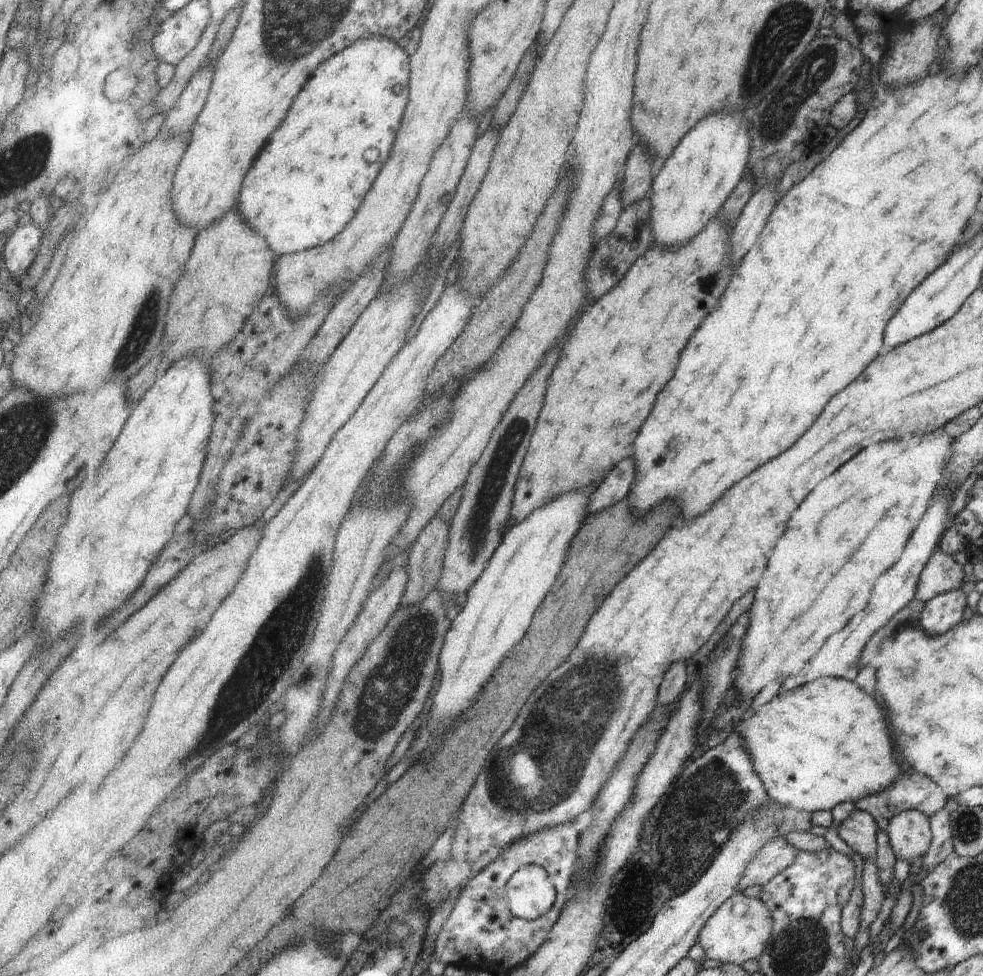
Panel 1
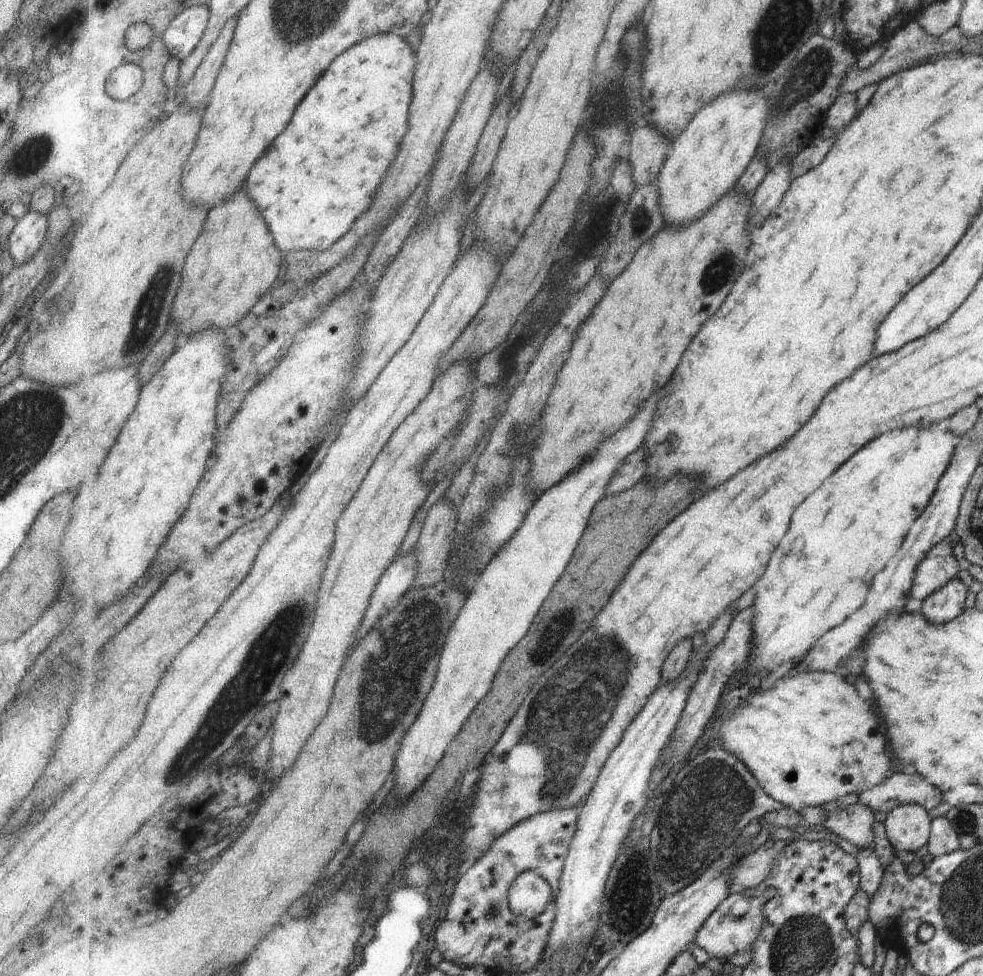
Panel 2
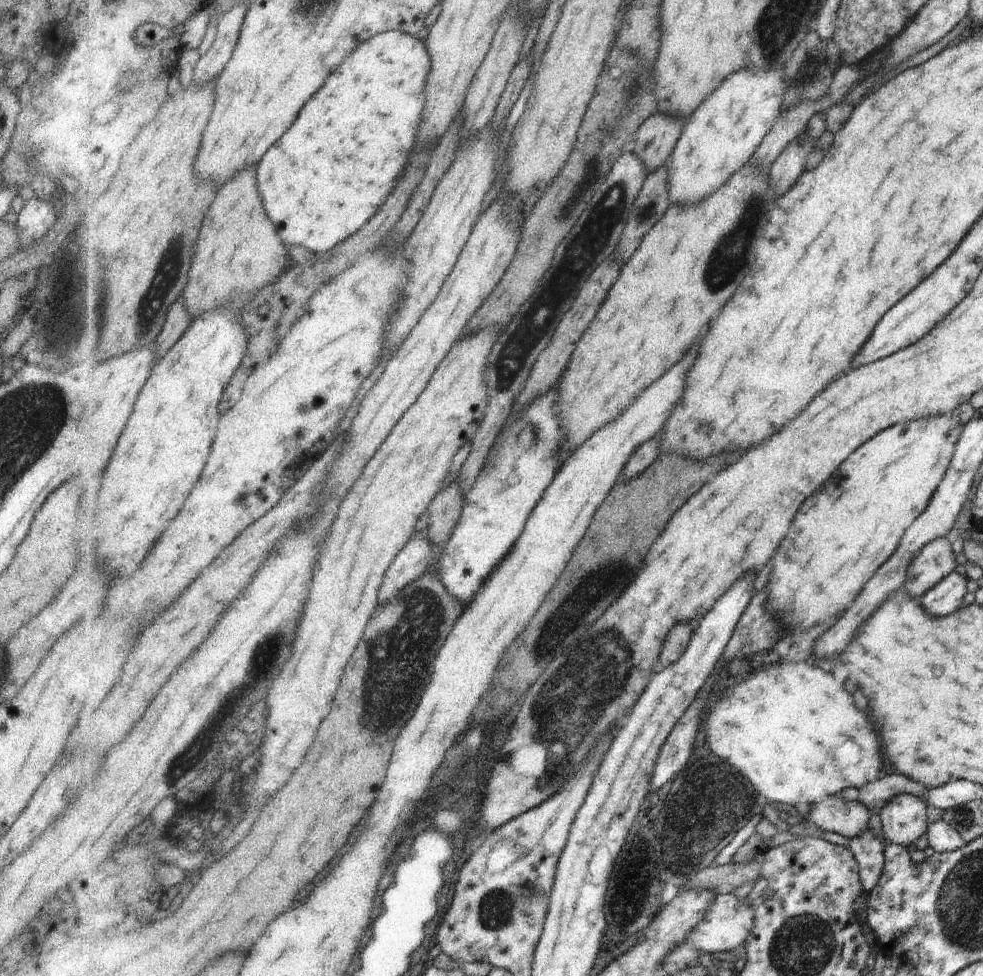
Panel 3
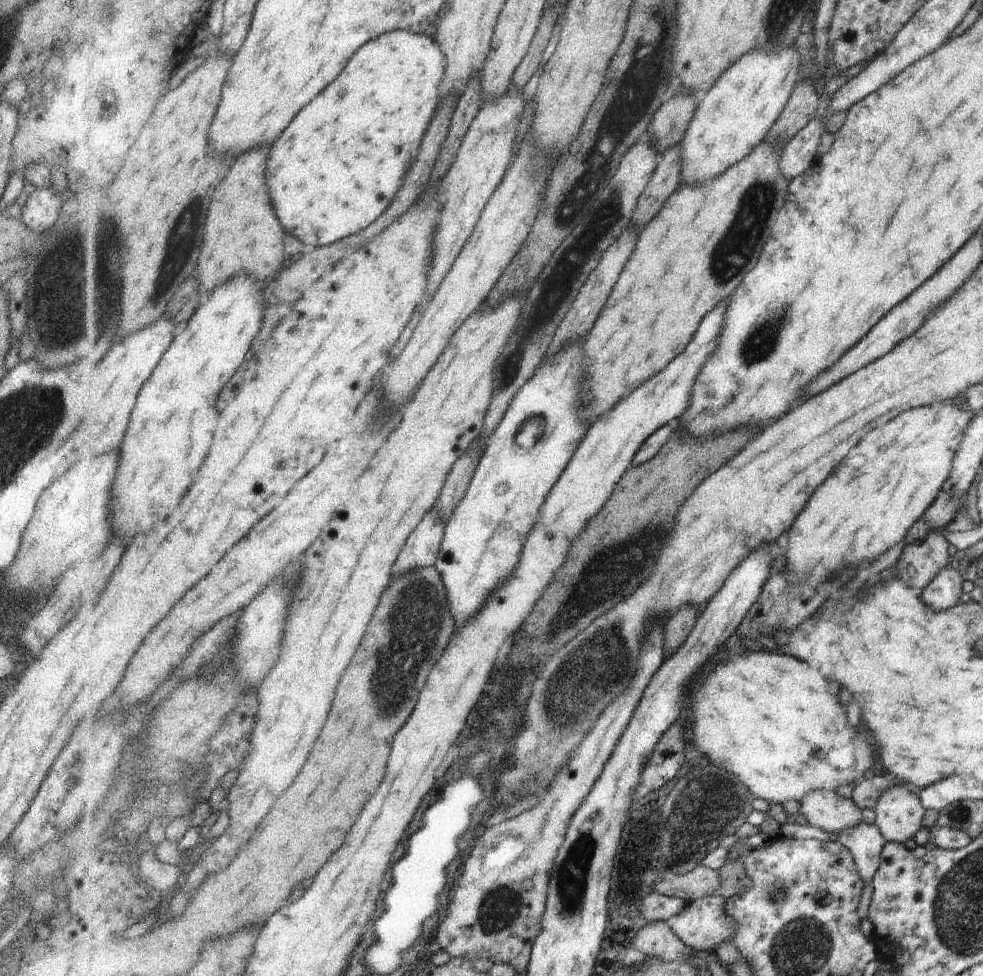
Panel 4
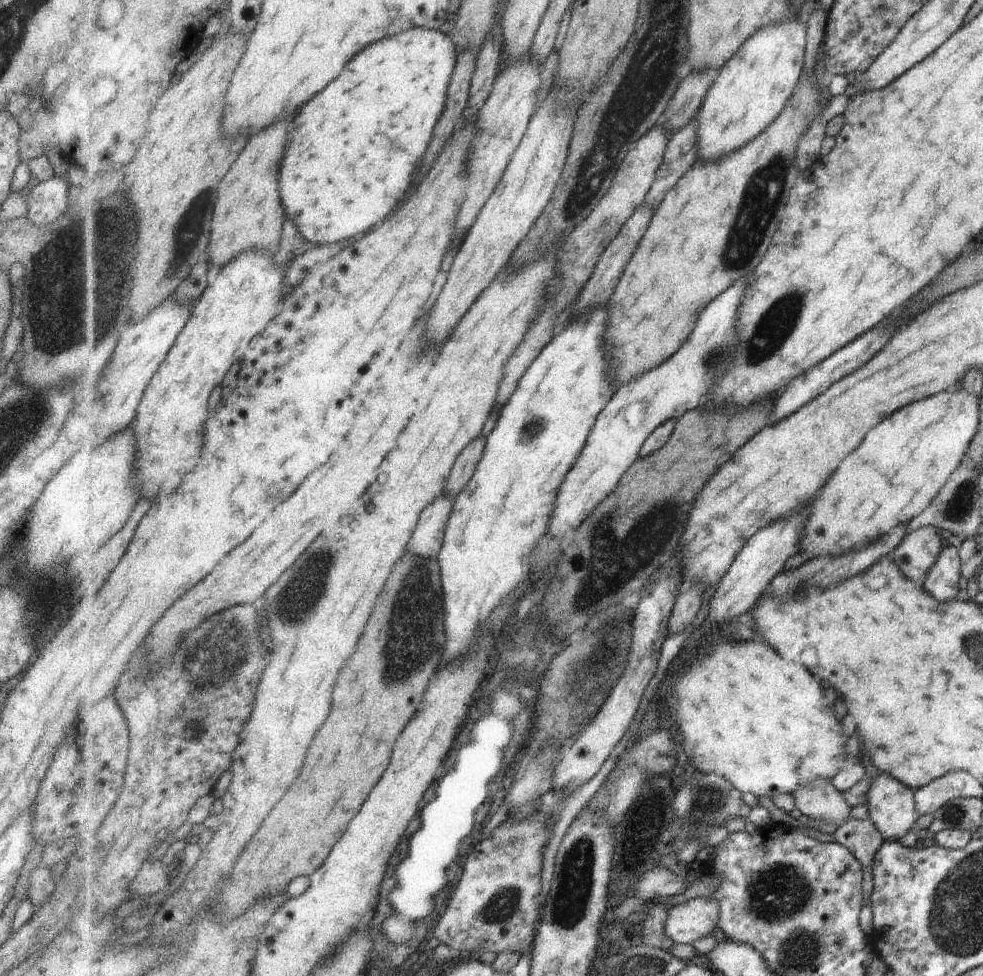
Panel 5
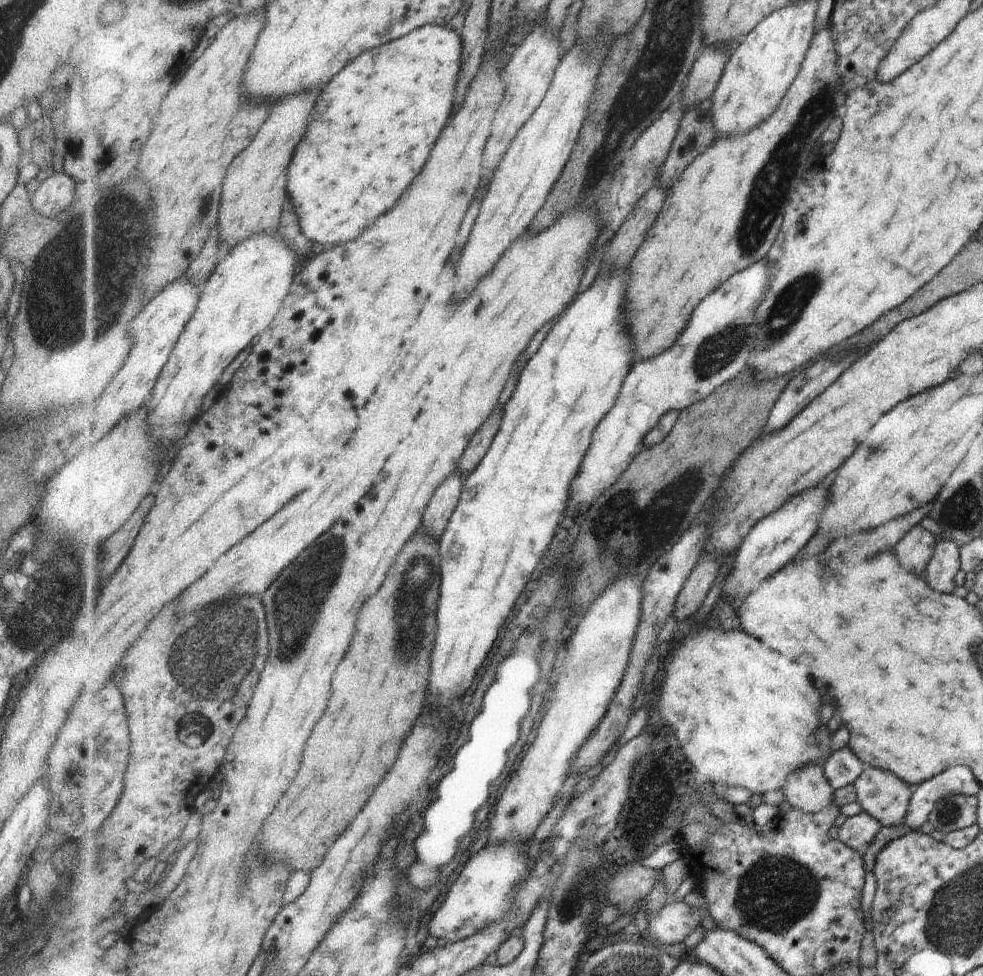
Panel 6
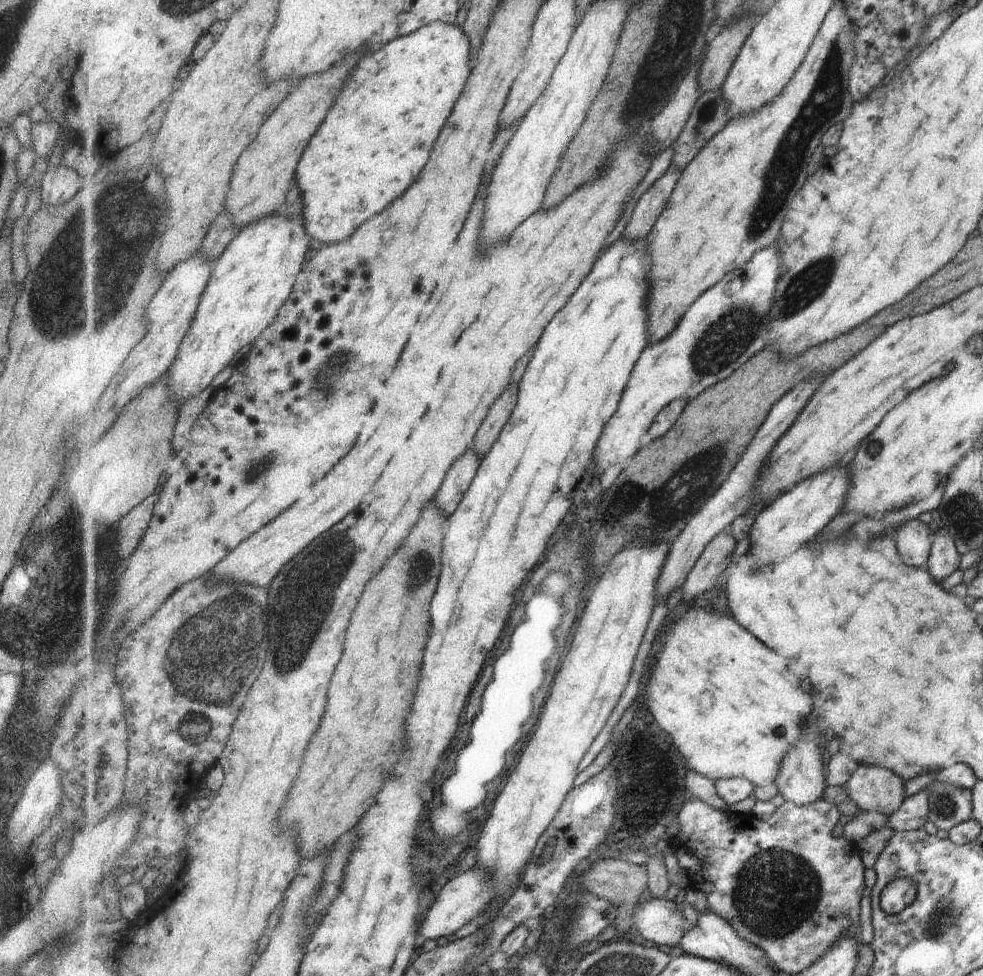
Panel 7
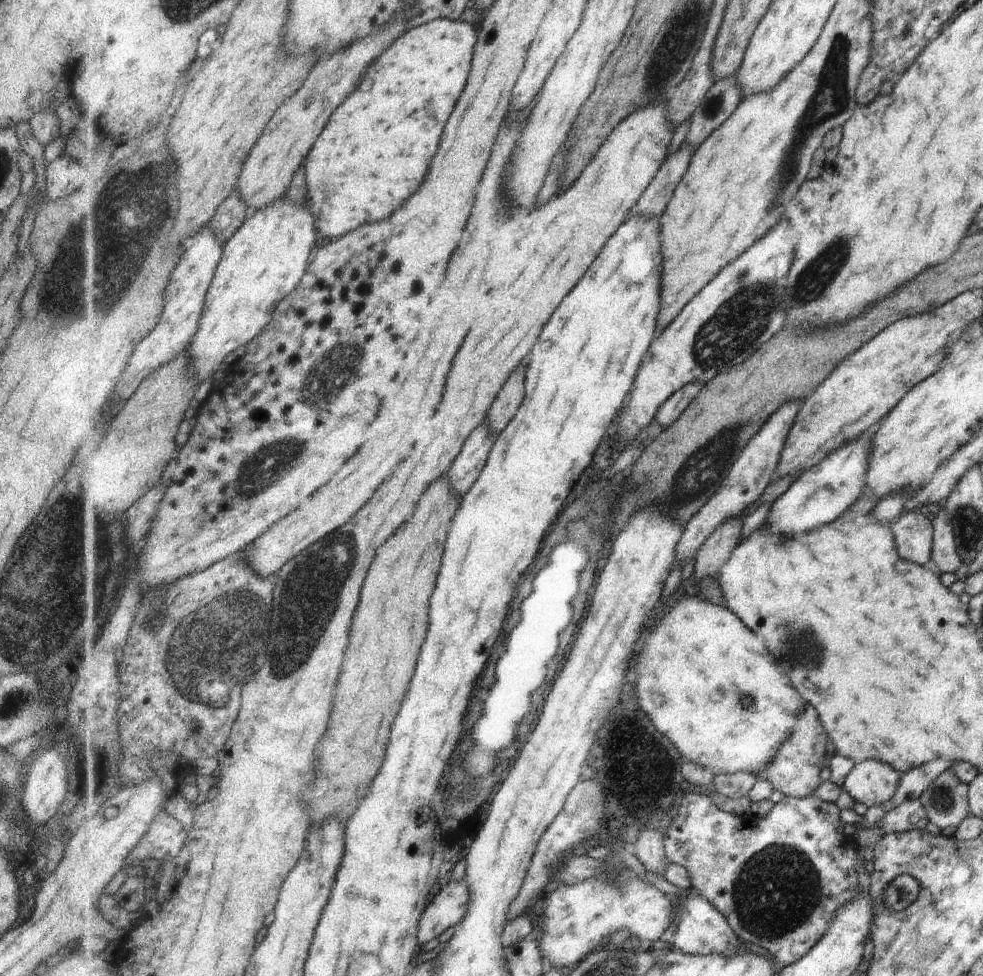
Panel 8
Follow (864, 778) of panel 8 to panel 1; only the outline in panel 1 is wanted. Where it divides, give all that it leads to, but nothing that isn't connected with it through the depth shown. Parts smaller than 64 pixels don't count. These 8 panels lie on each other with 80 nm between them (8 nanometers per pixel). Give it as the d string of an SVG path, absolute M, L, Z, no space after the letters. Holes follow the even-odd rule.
M919 811L893 815L885 831L895 860L908 860L910 865L929 850L933 837L929 818Z

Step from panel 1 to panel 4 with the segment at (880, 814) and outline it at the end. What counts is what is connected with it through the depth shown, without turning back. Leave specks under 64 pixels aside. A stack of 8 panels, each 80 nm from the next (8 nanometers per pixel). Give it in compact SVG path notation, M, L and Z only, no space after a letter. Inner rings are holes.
M889 774L871 776L864 781L861 781L855 789L851 800L859 808L872 808L874 810L877 799L893 785L901 785L906 787L908 791L918 791L914 784L900 781L897 777L890 776Z

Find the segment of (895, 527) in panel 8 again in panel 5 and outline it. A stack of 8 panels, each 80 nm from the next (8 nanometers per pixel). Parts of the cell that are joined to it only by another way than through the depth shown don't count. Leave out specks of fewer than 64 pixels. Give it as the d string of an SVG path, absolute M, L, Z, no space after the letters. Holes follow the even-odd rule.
M919 527L907 533L893 550L885 556L893 561L903 574L921 584L933 569L945 542L939 538L936 528Z

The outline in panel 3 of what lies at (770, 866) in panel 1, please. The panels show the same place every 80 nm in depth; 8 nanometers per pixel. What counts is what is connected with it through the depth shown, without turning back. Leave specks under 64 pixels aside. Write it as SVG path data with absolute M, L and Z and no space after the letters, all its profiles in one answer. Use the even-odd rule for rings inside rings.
M750 860L745 864L729 863L721 867L711 864L702 870L693 880L690 880L687 887L698 889L711 889L717 894L729 894L735 888L743 884L753 884L761 878L761 865L757 861Z

